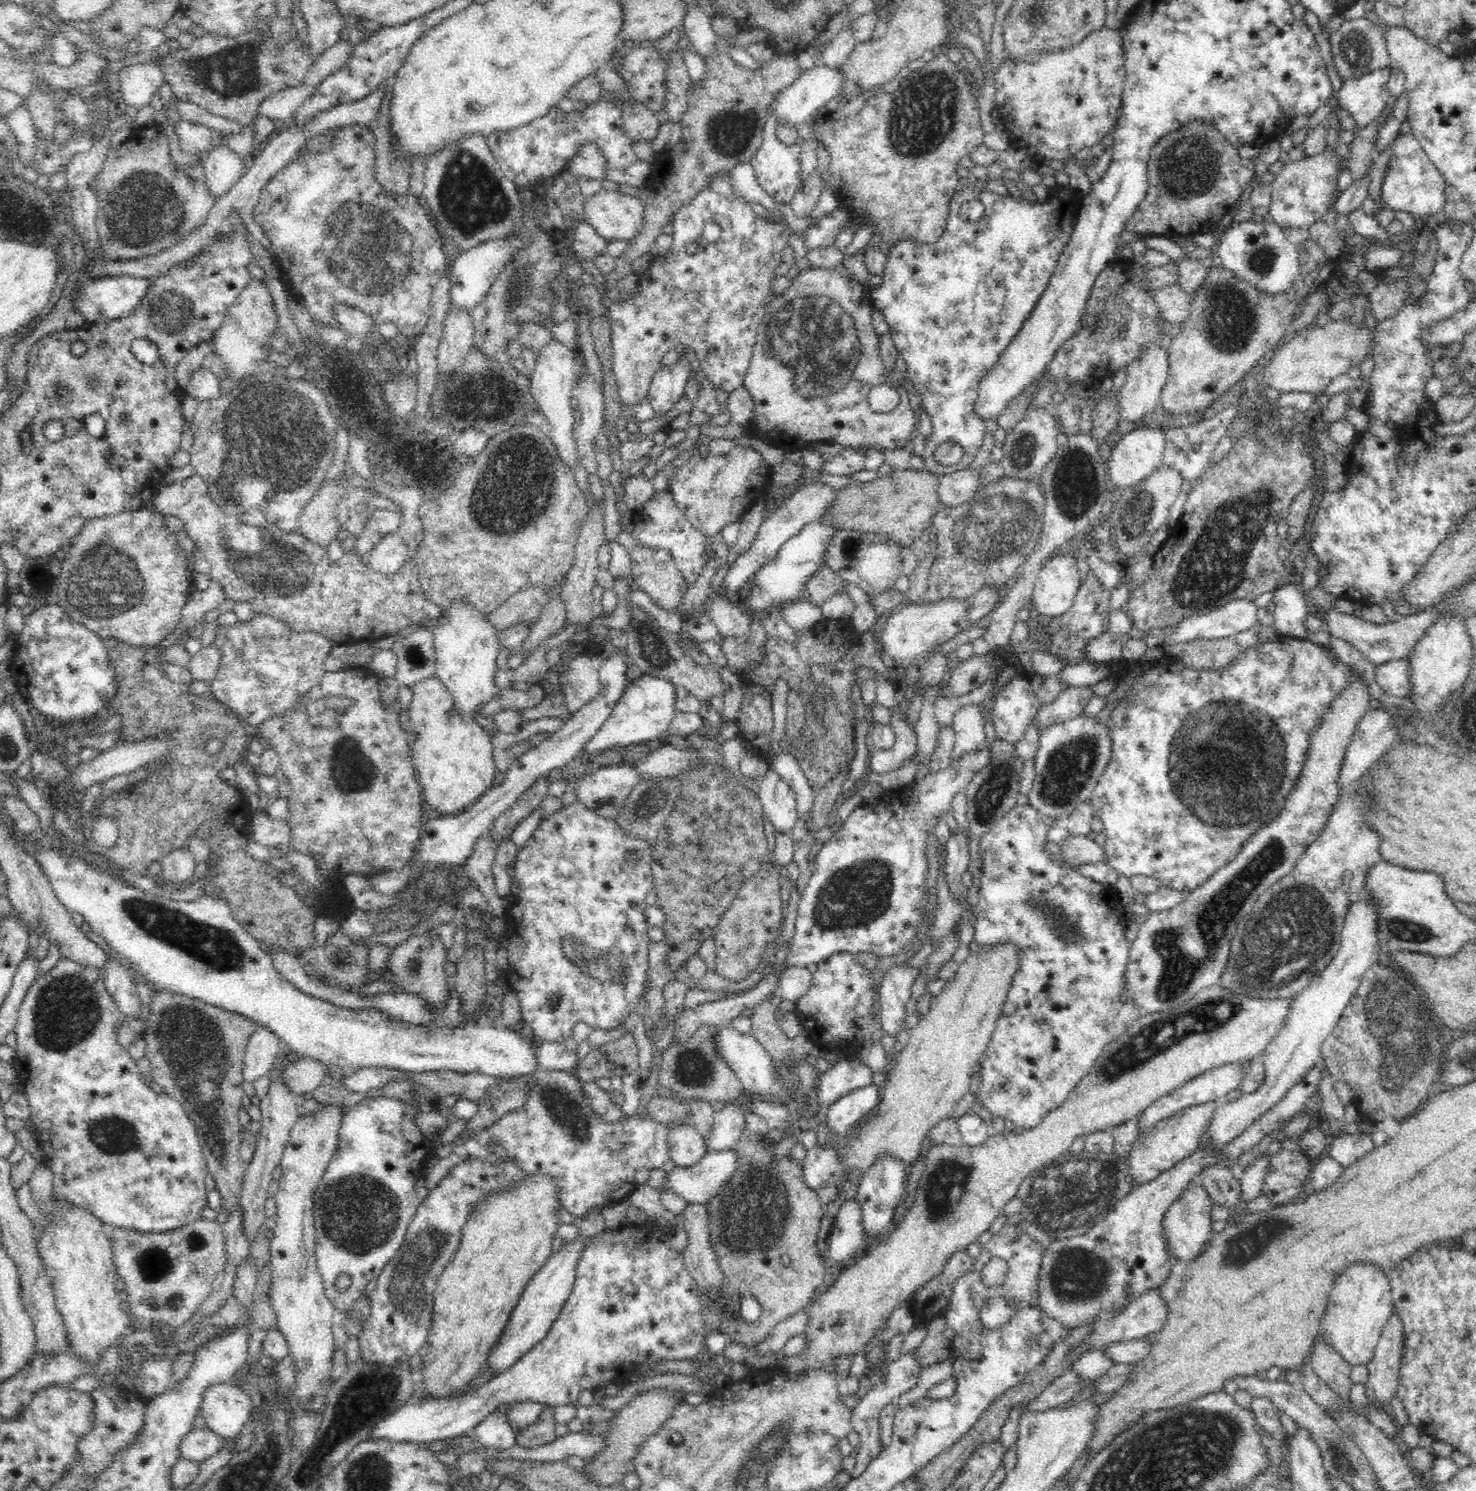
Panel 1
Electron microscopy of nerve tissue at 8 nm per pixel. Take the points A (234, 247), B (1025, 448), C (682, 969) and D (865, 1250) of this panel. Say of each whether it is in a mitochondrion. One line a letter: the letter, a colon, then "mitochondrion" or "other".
A: other
B: mitochondrion
C: other
D: other

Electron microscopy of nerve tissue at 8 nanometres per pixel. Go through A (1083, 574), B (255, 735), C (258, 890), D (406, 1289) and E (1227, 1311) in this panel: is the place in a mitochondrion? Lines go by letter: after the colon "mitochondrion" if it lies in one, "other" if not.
A: other
B: other
C: other
D: mitochondrion
E: other

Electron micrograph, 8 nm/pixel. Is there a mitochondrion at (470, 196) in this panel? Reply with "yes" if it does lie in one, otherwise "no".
yes

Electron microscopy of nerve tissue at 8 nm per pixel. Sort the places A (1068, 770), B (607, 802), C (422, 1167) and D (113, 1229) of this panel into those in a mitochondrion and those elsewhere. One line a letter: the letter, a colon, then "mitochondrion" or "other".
A: mitochondrion
B: mitochondrion
C: other
D: other

